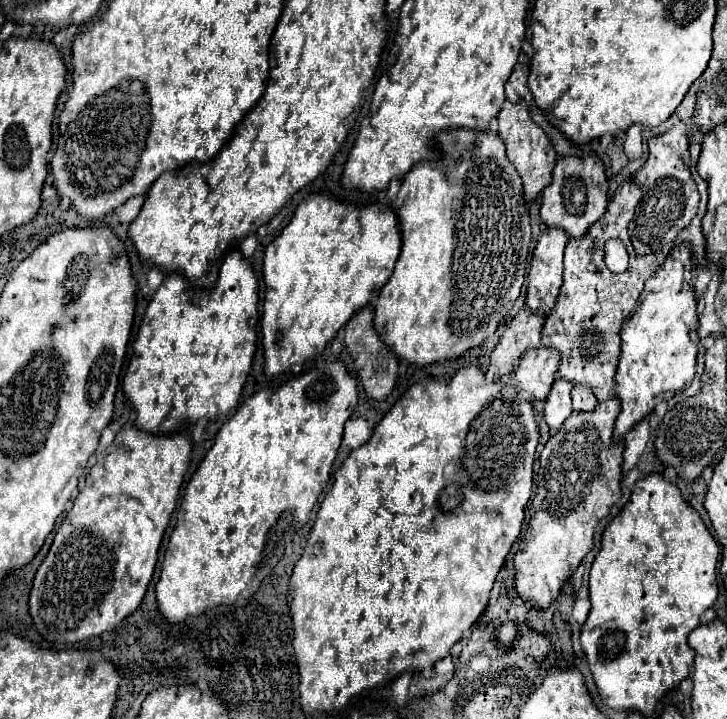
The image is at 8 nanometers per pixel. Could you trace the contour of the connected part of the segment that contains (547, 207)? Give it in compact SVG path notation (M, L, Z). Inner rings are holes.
M596 156L562 158L554 166L554 180L542 192L540 218L548 228L562 228L568 238L580 240L590 226L600 220L608 206L608 176L604 164Z

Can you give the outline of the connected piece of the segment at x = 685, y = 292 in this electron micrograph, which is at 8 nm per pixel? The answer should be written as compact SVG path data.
M680 244L672 248L656 276L648 278L644 284L644 292L640 294L640 306L638 310L624 322L622 326L622 354L616 370L616 398L620 400L620 414L616 418L614 426L614 440L620 442L638 422L642 422L648 414L654 412L656 404L672 396L684 388L690 386L696 374L696 352L698 352L698 334L696 334L696 296L690 290L690 278L692 278L692 254L688 244Z

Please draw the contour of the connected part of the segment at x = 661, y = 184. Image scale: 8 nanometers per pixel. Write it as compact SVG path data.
M674 124L666 134L650 138L648 146L650 146L648 160L634 176L634 182L642 190L642 198L640 204L636 206L636 214L628 230L628 236L638 256L654 252L656 246L660 248L666 248L666 244L672 246L678 232L684 230L696 216L700 200L696 182L688 170L690 154L688 154L688 132L684 124Z

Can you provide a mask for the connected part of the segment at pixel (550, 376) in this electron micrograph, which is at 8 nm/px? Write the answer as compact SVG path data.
M546 346L536 350L528 350L514 372L516 388L520 392L530 394L534 400L546 400L554 382L554 374L558 372L560 354Z

